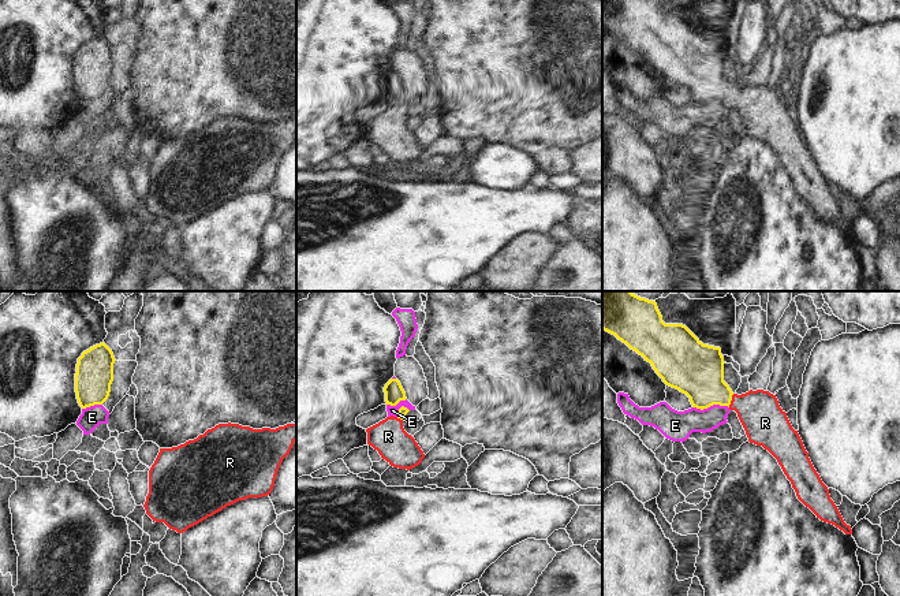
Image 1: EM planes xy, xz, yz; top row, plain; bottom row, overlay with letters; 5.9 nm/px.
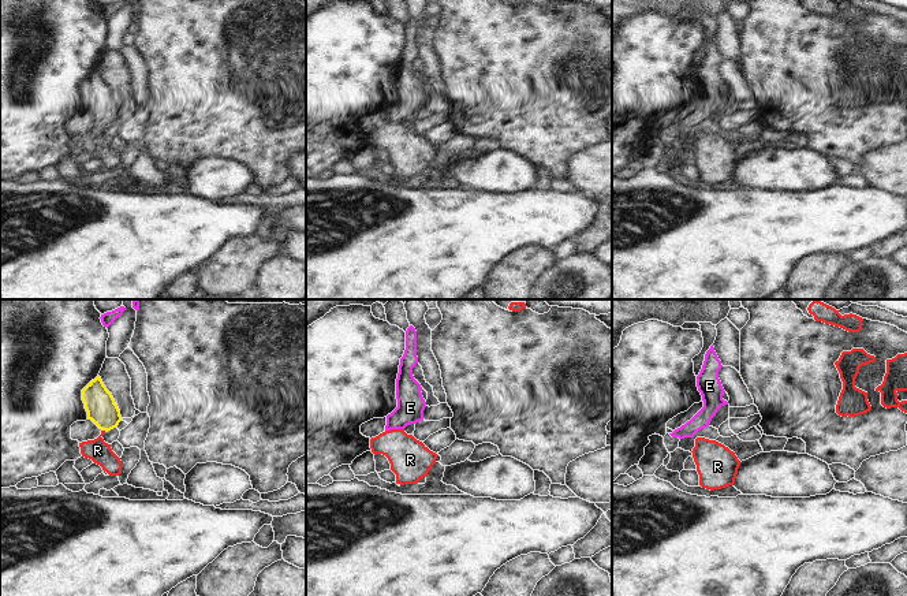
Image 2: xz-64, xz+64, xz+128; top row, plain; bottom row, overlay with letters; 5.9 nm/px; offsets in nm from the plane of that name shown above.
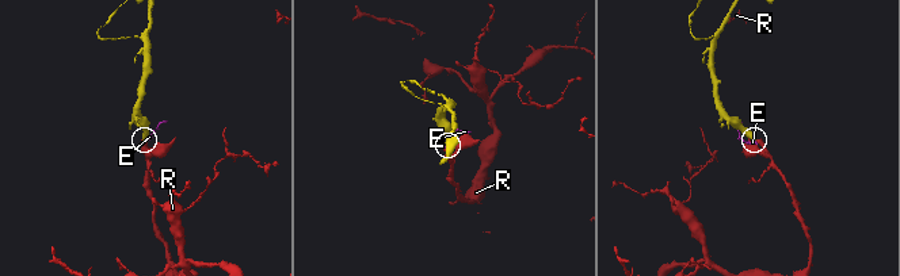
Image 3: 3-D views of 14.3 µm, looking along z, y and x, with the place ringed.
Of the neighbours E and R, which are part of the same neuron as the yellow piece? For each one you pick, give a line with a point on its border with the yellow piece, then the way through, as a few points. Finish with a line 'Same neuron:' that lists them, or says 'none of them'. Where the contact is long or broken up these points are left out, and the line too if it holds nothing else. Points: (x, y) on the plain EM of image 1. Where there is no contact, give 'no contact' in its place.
R: meets yellow in yz at (731, 93); runs through yz (698, 66), (720, 88), (731, 93), (747, 99), (765, 116)
Same neuron: R

